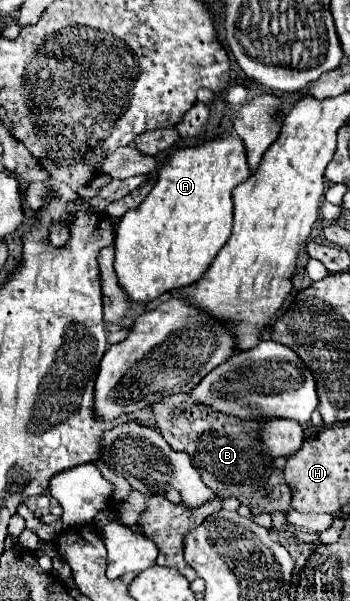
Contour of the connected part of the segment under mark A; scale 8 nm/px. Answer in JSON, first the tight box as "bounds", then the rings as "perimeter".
{"bounds":[114,134,250,304],"perimeter":[[[224,134],[202,146],[182,148],[174,152],[166,164],[158,170],[158,180],[152,192],[138,208],[128,210],[116,228],[116,260],[114,270],[118,284],[132,302],[148,304],[164,292],[190,286],[204,276],[220,248],[232,234],[232,196],[230,192],[250,176],[246,164],[246,150],[238,136]]]}

